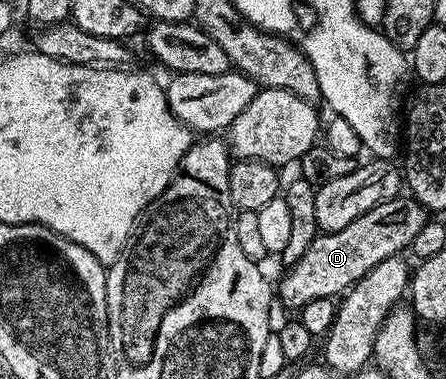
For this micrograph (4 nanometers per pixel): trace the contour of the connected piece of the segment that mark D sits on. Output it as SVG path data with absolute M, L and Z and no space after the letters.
M401 195L366 211L366 215L358 215L358 219L354 219L354 223L342 227L342 231L321 232L312 240L310 247L306 247L304 254L294 262L291 266L292 270L281 279L280 289L278 285L279 300L281 297L293 311L299 311L304 308L306 303L310 303L314 299L339 298L347 293L356 282L362 280L370 270L378 267L378 263L403 254L411 246L414 235L418 235L418 231L422 231L425 220L426 210L411 196Z

